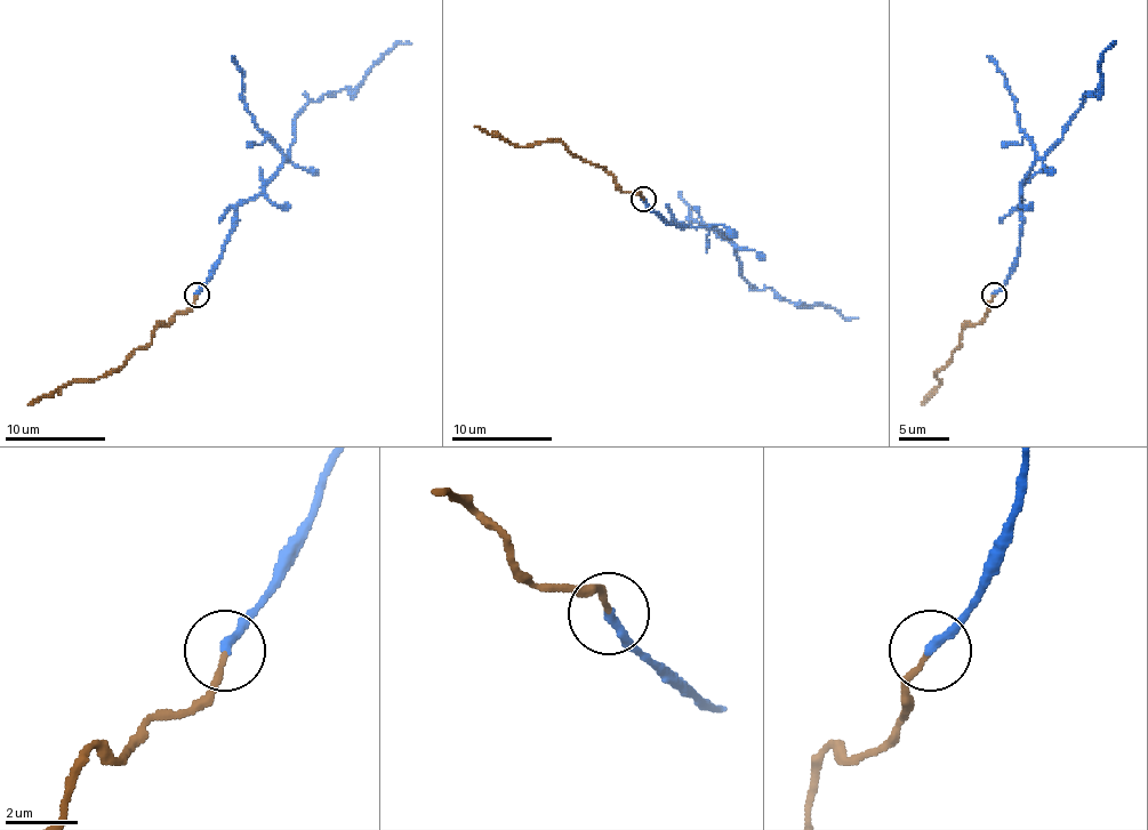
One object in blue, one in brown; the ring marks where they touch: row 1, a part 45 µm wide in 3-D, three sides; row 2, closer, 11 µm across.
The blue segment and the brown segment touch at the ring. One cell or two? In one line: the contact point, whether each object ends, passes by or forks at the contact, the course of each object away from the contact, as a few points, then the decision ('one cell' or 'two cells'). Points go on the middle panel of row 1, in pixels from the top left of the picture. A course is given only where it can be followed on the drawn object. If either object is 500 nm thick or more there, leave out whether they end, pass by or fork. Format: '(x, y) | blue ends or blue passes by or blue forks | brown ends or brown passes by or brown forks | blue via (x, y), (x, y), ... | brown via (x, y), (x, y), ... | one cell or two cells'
(643, 199) | blue ends | brown ends | blue via (643, 200), (668, 225), (719, 230), (757, 290), (770, 288), (787, 300), (831, 305), (845, 317), (858, 317) | brown via (643, 200), (639, 192), (623, 192), (605, 169), (575, 156), (560, 142), (514, 146), (474, 126) | two cells

